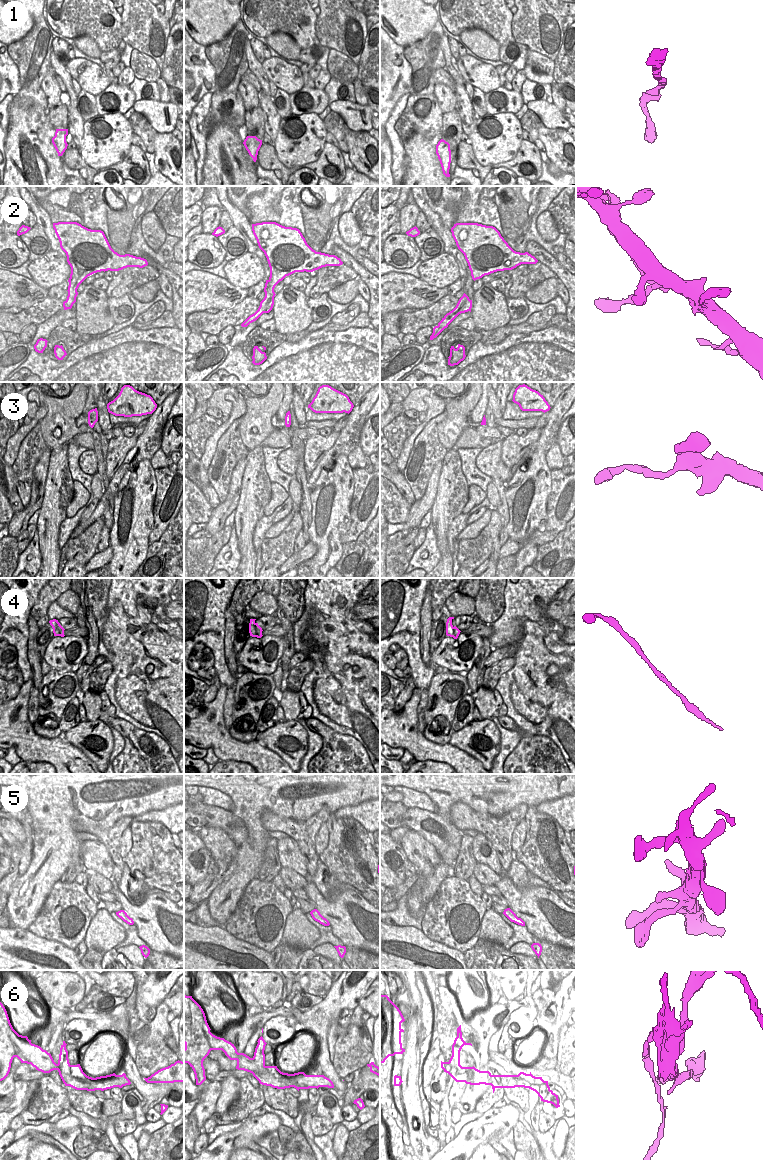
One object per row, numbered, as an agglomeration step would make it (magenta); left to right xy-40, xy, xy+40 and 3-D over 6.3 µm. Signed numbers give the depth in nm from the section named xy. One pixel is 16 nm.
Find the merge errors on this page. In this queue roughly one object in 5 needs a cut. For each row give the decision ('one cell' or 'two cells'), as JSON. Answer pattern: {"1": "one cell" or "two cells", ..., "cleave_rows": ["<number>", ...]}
{"1": "one cell", "2": "two cells", "3": "one cell", "4": "one cell", "5": "one cell", "6": "two cells", "cleave_rows": ["2", "6"]}

